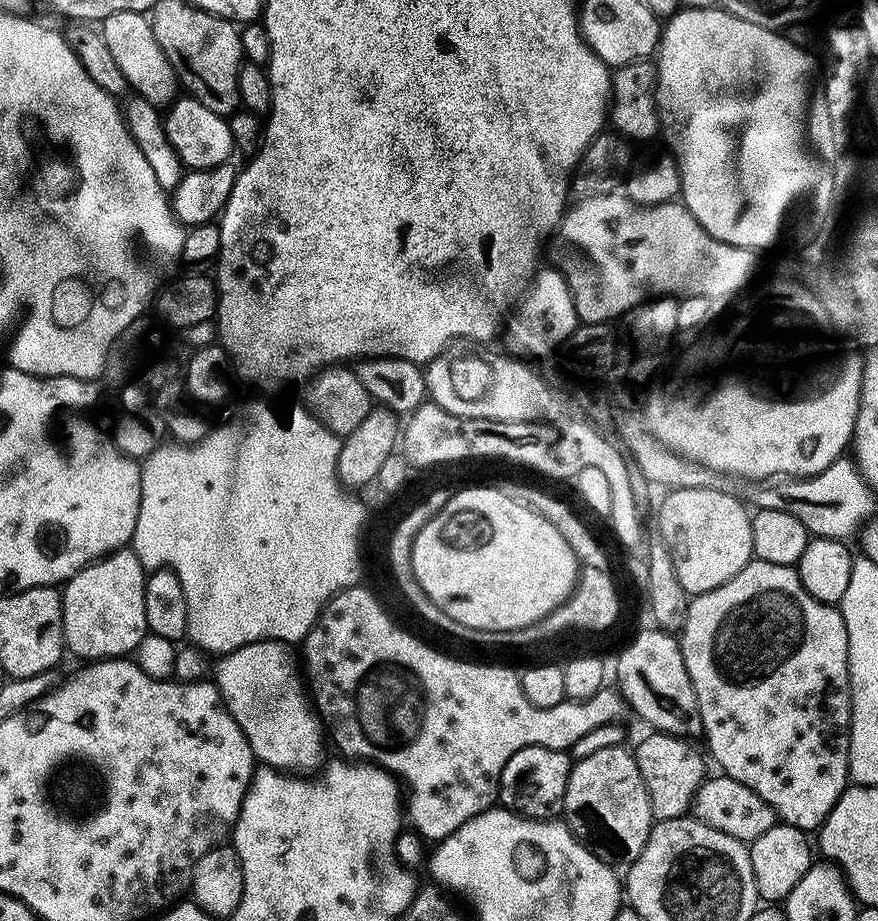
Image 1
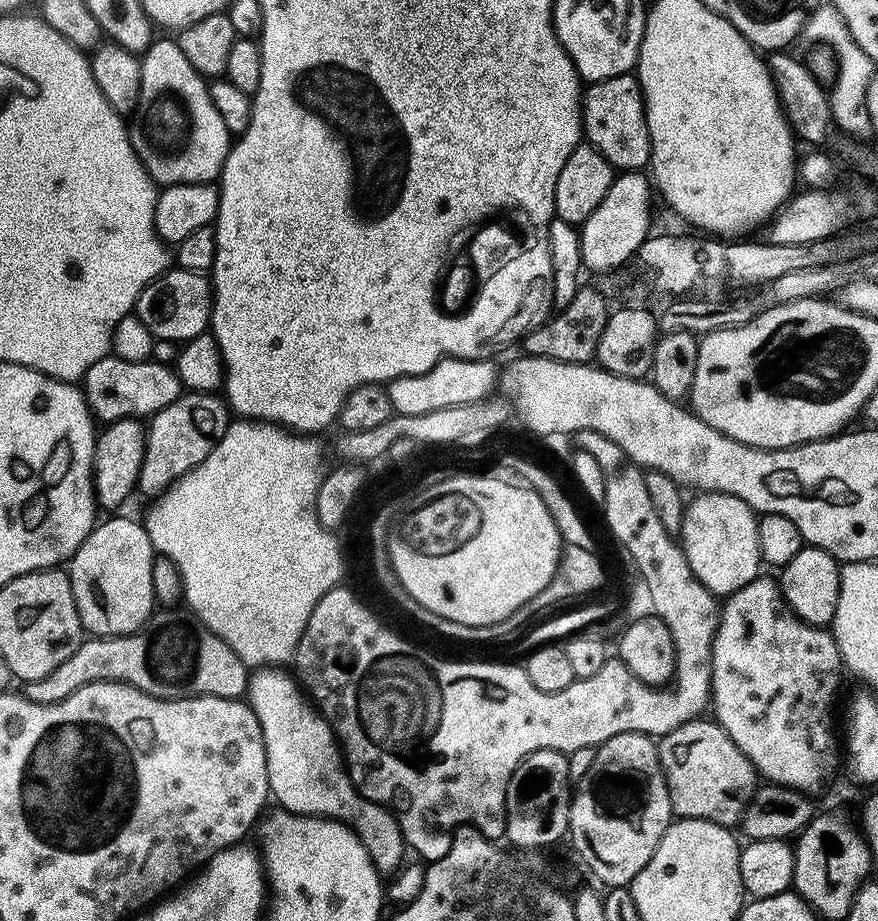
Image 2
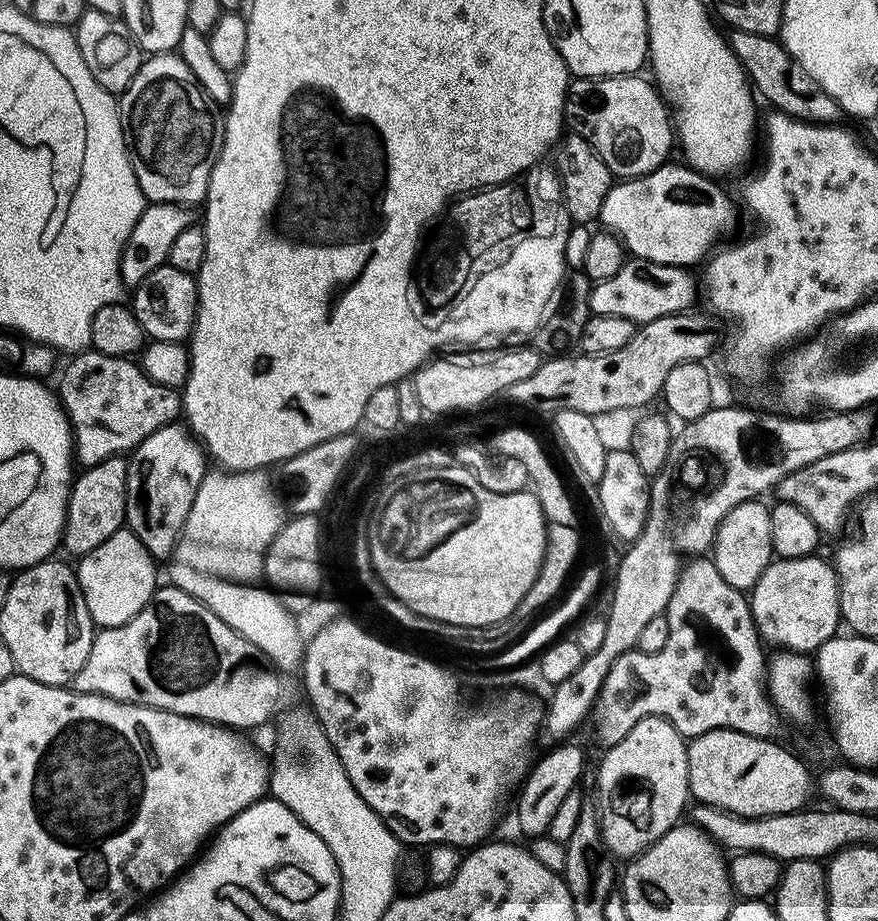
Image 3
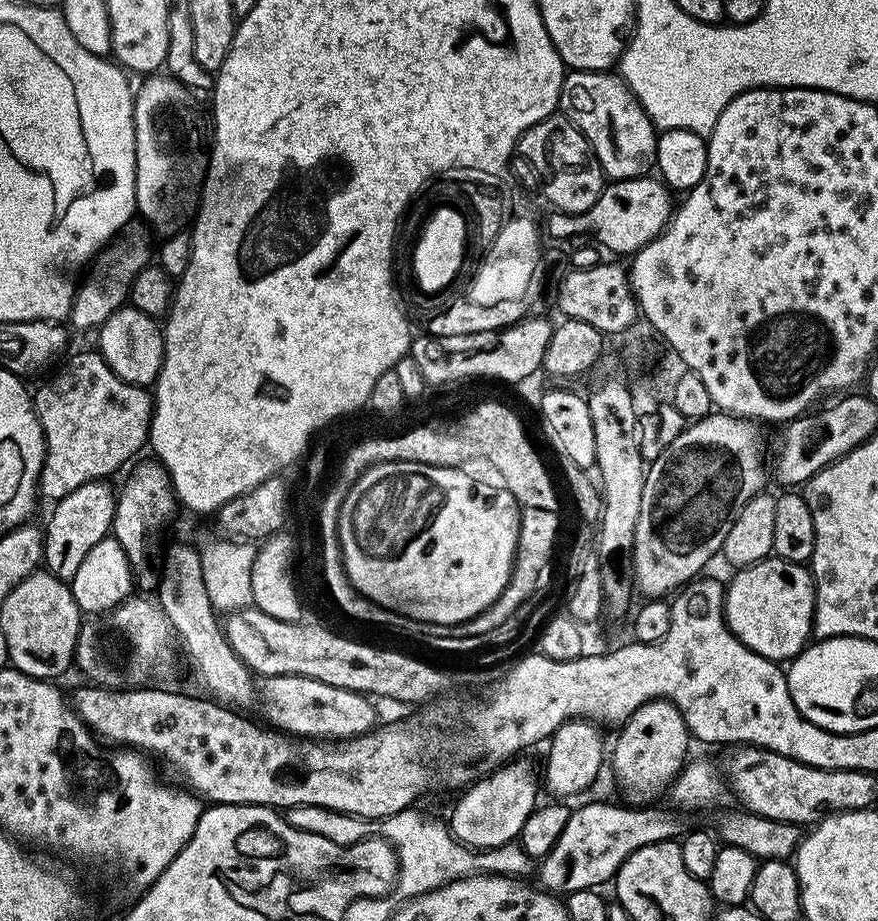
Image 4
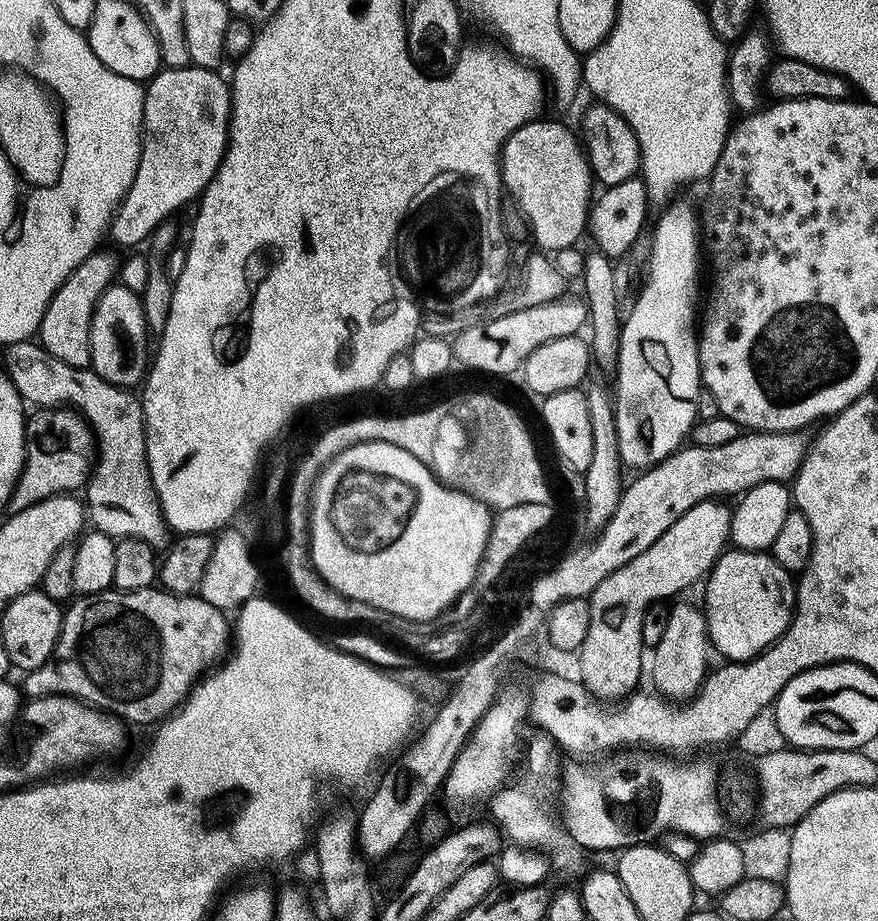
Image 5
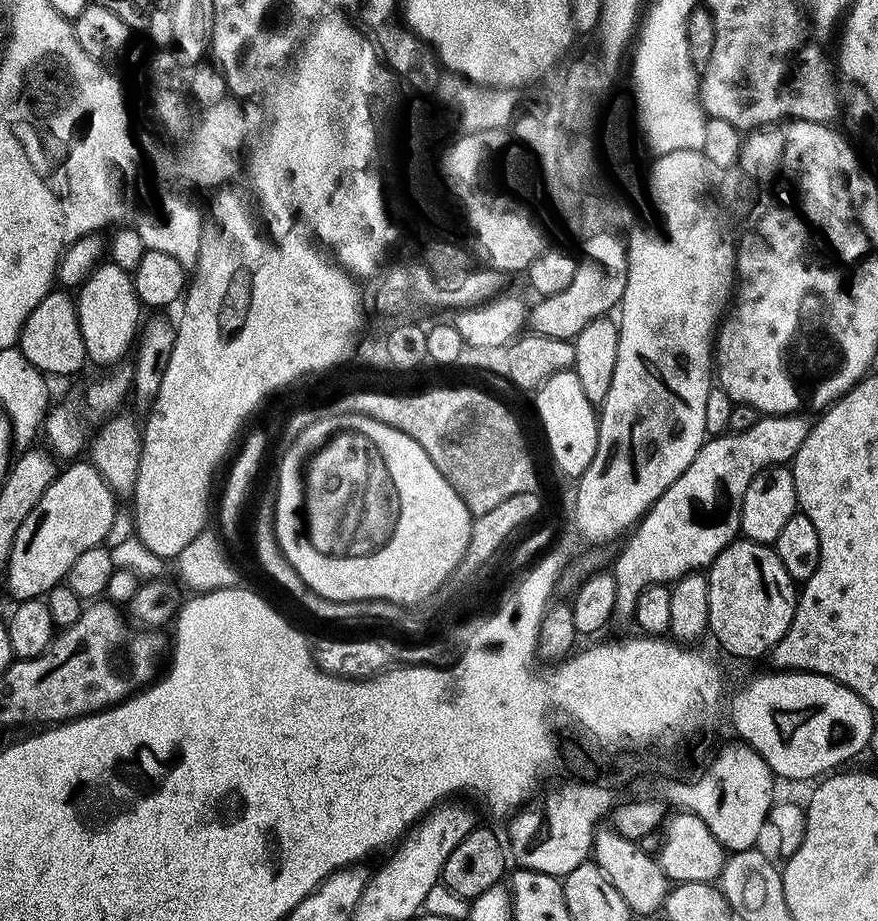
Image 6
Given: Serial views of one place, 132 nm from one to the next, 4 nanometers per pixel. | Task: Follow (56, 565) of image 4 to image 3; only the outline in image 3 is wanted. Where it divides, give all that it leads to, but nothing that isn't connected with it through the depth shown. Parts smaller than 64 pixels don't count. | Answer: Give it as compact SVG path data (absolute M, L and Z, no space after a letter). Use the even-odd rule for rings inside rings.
M121 455L91 465L75 477L69 492L67 518L62 533L65 550L67 548L74 556L89 553L125 525L127 477L127 459Z

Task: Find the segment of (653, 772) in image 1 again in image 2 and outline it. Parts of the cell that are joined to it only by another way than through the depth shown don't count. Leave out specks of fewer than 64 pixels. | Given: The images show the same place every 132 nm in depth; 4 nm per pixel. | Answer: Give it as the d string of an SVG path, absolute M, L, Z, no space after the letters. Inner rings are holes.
M697 718L670 730L659 737L658 749L672 811L677 817L709 820L724 828L739 825L758 787L758 773L715 719Z

